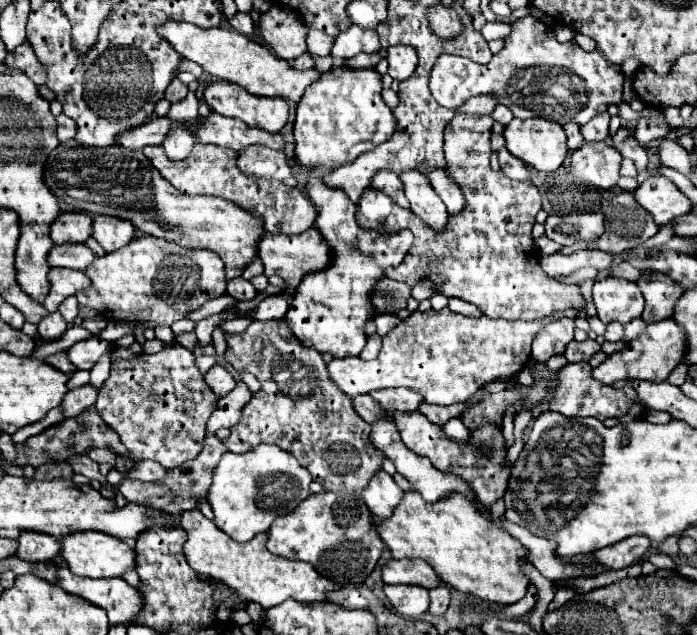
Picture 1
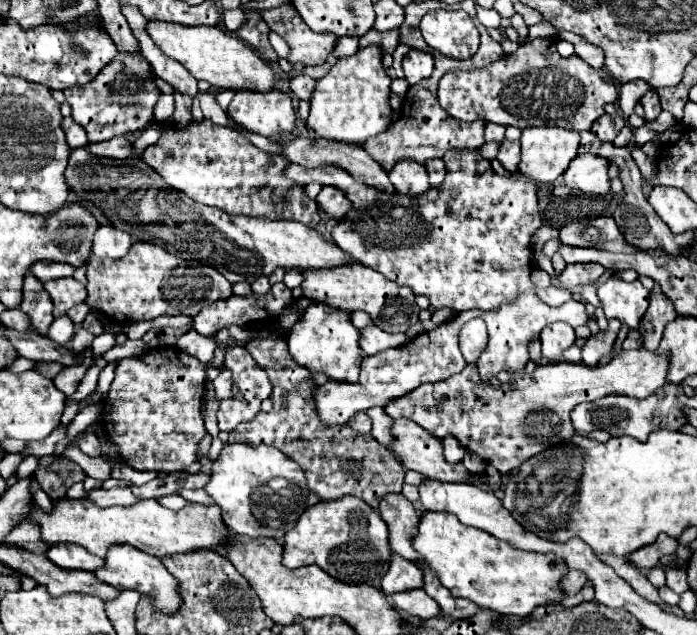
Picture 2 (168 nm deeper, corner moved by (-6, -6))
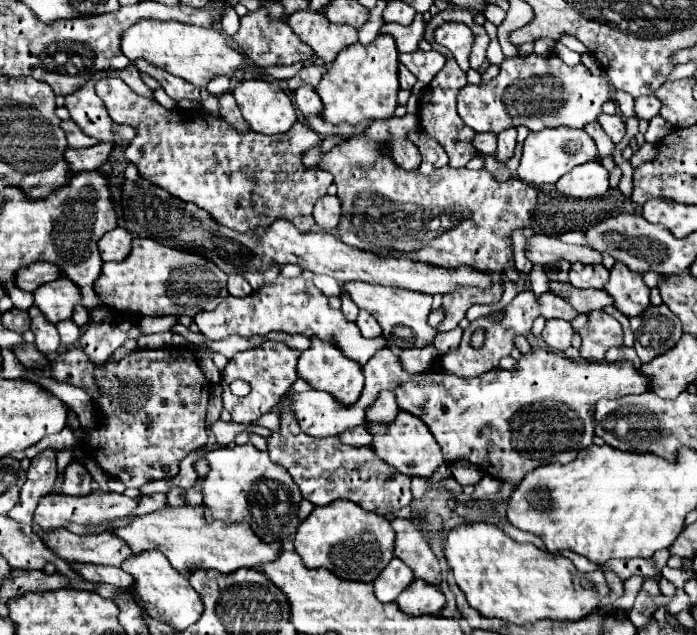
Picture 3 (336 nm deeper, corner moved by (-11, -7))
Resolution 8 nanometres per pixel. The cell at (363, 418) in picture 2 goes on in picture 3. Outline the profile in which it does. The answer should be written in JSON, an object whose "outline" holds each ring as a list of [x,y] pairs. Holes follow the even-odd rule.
{"outline":[[[358,425],[354,429],[348,429],[348,431],[340,433],[338,437],[340,437],[340,441],[344,441],[344,445],[352,445],[352,447],[362,447],[362,445],[372,443],[372,435],[368,433],[366,425]]]}

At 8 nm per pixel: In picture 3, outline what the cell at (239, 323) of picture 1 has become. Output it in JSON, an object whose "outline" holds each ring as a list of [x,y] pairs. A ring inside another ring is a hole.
{"outline":[[[82,347],[62,351],[52,361],[52,379],[82,387],[94,401],[96,427],[86,433],[90,457],[100,469],[124,481],[126,487],[142,487],[148,481],[174,477],[180,461],[196,447],[206,445],[206,411],[210,399],[210,383],[198,367],[198,359],[190,347],[164,347],[164,349],[138,349],[120,361],[106,359],[102,365],[94,363]]]}

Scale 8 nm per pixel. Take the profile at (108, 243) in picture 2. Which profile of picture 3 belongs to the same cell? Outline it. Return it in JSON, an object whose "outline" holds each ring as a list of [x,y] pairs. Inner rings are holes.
{"outline":[[[116,227],[116,229],[108,231],[98,241],[102,261],[122,261],[124,257],[128,257],[132,239],[134,239],[134,235],[130,231],[126,231],[126,229],[122,229],[122,227]]]}

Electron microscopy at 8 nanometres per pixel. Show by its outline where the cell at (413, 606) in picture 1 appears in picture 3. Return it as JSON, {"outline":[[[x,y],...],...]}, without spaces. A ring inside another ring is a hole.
{"outline":[[[412,581],[408,589],[404,589],[396,603],[400,605],[402,613],[418,617],[418,615],[438,615],[444,607],[444,593],[436,585],[428,585],[426,581]]]}

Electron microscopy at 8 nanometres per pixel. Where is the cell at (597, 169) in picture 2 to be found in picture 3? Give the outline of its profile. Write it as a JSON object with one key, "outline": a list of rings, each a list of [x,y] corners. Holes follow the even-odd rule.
{"outline":[[[586,163],[578,169],[572,169],[560,181],[556,181],[556,189],[566,197],[576,199],[596,199],[608,193],[608,171],[600,163]]]}

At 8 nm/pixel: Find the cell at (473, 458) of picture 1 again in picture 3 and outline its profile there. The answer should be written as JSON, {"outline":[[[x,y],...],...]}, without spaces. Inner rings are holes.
{"outline":[[[400,411],[396,415],[396,421],[392,421],[392,425],[372,425],[372,421],[366,421],[366,425],[374,437],[372,449],[376,451],[376,455],[382,461],[396,467],[400,473],[410,477],[416,477],[416,475],[430,477],[442,465],[440,445],[436,445],[436,439],[432,437],[432,433],[428,433],[424,421],[420,421],[418,417],[412,417],[410,413]]]}

